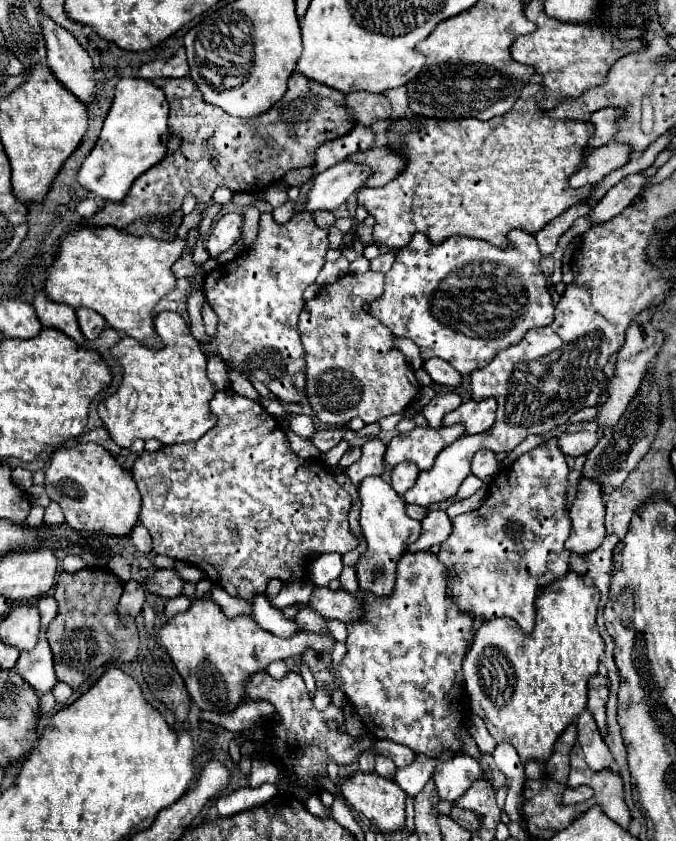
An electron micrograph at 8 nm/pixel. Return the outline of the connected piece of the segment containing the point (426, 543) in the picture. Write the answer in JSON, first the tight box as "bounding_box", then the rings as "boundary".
{"bounding_box":[407,510,451,552],"boundary":[[[433,510],[421,520],[421,536],[415,544],[407,548],[407,552],[429,550],[435,544],[441,544],[451,534],[451,518],[443,510]]]}

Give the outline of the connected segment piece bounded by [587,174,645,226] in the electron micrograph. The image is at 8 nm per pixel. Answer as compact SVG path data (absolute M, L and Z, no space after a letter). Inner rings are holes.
M643 174L625 176L619 184L615 184L615 186L591 208L591 212L587 214L587 218L591 220L591 224L593 224L593 226L603 224L603 222L615 218L617 214L621 214L621 212L631 204L631 200L639 194L639 190L641 190L643 184L645 184L645 176L643 176Z

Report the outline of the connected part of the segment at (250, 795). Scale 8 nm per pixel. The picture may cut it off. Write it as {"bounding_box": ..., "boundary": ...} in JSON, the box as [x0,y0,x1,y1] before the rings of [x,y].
{"bounding_box":[217,784,277,816],"boundary":[[[263,784],[259,788],[239,788],[231,794],[223,794],[217,798],[217,810],[221,816],[233,816],[243,810],[259,808],[267,804],[277,794],[277,786]]]}

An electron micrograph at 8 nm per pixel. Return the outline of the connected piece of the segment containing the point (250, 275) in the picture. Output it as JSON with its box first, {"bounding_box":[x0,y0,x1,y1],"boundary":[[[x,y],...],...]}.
{"bounding_box":[201,212,329,402],"boundary":[[[263,212],[261,214],[261,220],[259,220],[259,236],[255,240],[255,244],[251,248],[245,250],[243,256],[223,264],[223,266],[217,266],[213,272],[209,272],[205,278],[203,278],[203,292],[205,292],[205,298],[207,302],[211,304],[213,312],[219,316],[219,324],[217,324],[217,334],[209,338],[209,342],[201,342],[201,350],[205,352],[207,358],[213,358],[213,356],[219,356],[227,366],[233,366],[239,374],[243,374],[245,378],[249,380],[261,380],[281,402],[303,402],[305,400],[305,360],[303,360],[303,344],[301,344],[301,338],[299,338],[299,332],[297,332],[297,322],[299,322],[299,314],[301,314],[301,308],[305,304],[303,300],[303,292],[309,284],[315,282],[317,274],[321,272],[323,264],[325,264],[325,252],[329,248],[329,240],[327,240],[327,230],[321,230],[315,222],[313,222],[313,216],[303,216],[301,220],[289,220],[289,224],[277,224],[273,218],[271,218],[271,212]]]}

